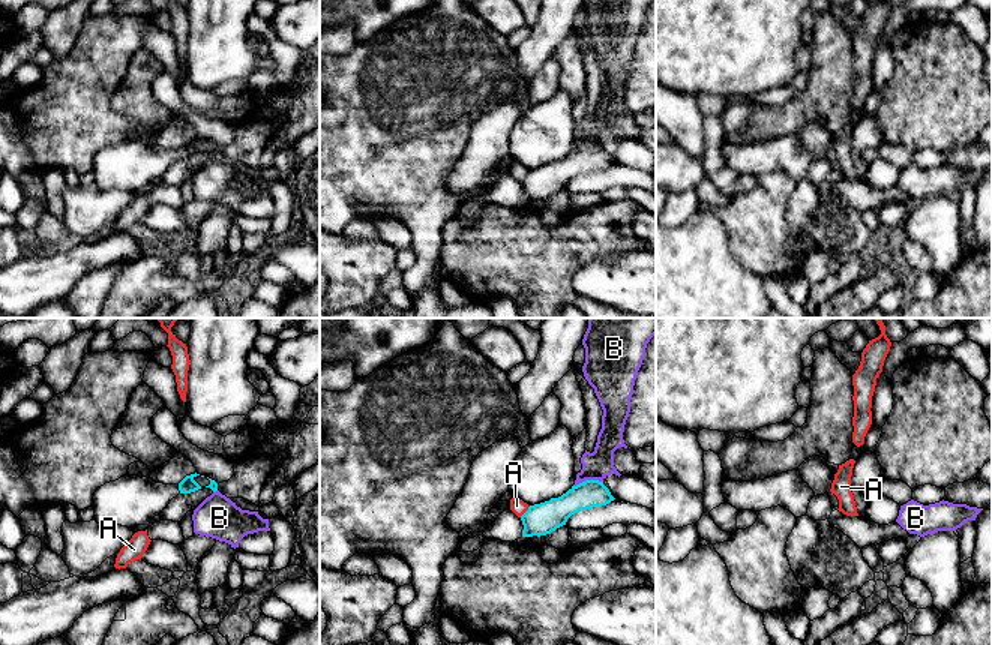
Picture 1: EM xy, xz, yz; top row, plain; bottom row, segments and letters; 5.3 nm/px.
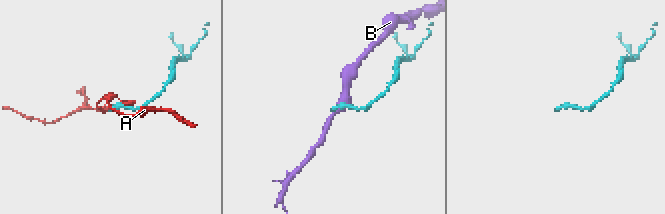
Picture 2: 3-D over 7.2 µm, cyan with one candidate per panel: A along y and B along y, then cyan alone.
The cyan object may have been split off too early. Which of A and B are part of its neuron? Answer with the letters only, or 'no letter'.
no letter

